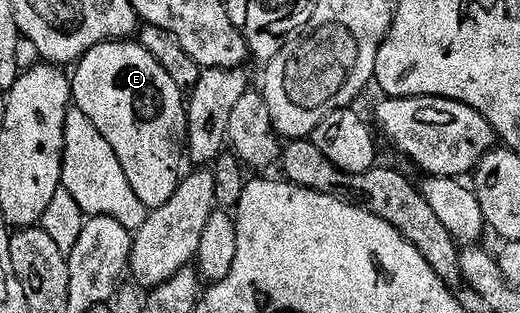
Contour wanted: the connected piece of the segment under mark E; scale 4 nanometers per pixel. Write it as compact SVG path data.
M108 40L105 44L95 45L76 61L73 70L72 103L83 110L83 114L87 114L91 122L95 122L95 130L99 130L103 138L107 138L107 143L111 145L111 150L115 150L115 158L119 158L119 166L123 166L123 174L127 174L127 182L131 182L131 190L135 190L139 202L143 202L150 210L166 204L183 179L181 160L183 164L187 100L179 86L143 45L129 40Z

